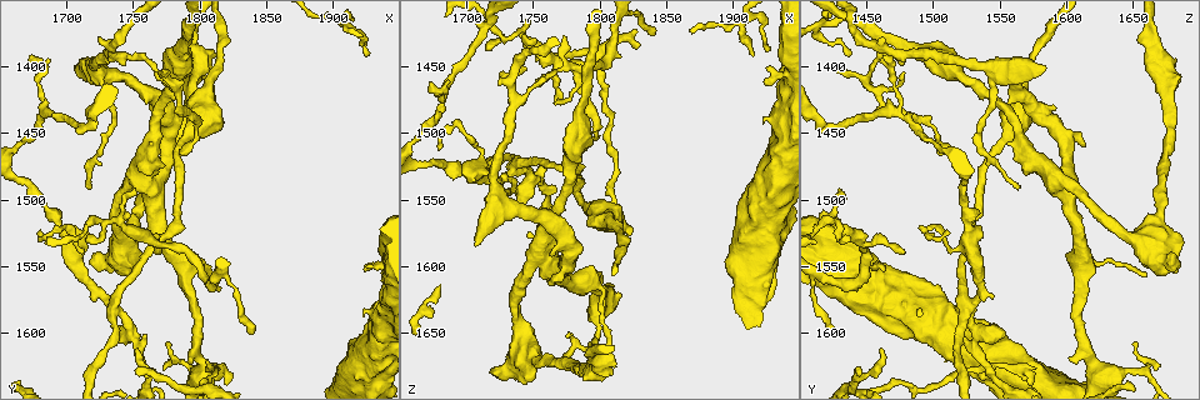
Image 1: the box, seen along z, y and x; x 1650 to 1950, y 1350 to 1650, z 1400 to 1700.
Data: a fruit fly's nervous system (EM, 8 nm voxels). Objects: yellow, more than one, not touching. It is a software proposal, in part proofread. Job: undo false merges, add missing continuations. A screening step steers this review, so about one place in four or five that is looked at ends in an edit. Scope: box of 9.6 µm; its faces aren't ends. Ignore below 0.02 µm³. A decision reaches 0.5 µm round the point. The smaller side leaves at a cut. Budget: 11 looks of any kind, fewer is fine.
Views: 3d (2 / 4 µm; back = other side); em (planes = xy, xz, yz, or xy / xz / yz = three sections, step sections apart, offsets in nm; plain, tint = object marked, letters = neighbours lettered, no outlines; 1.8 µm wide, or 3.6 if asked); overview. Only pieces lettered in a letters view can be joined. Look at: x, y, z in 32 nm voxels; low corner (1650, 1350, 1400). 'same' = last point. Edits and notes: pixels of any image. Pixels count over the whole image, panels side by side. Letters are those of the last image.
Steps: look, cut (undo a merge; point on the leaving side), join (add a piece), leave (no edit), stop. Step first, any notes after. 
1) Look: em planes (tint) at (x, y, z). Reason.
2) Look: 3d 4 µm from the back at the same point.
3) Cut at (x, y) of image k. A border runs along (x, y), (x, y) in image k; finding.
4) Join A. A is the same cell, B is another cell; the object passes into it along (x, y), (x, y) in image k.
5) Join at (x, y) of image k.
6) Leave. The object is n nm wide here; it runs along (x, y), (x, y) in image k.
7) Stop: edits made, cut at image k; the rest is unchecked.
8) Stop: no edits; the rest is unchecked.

Look: 3d 4 µm at (1764, 1488, 1598). Looks like a crossing.

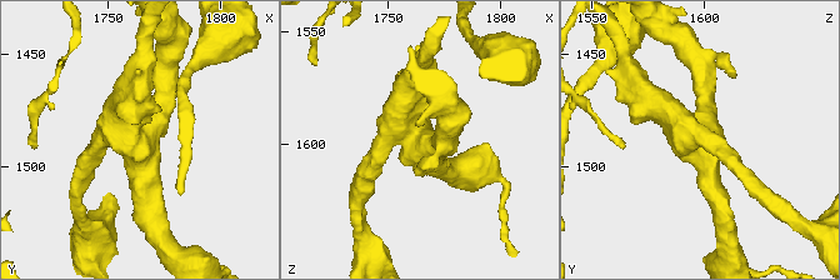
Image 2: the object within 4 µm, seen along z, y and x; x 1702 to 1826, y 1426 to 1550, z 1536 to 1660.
Look: em xz step 4 (tint) at (1763, 1487, 1597). 4 arms meet here.

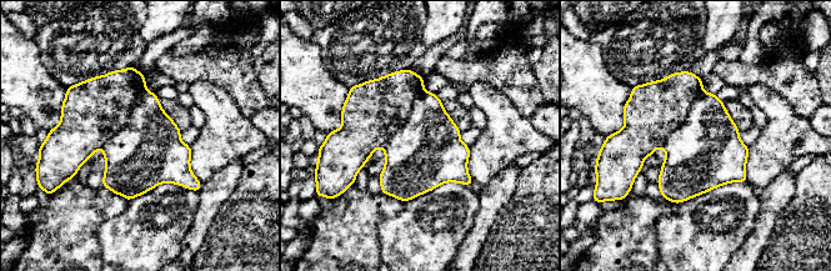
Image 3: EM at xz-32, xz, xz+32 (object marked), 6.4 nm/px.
Look: em yz step 8 (letters) at the same point.

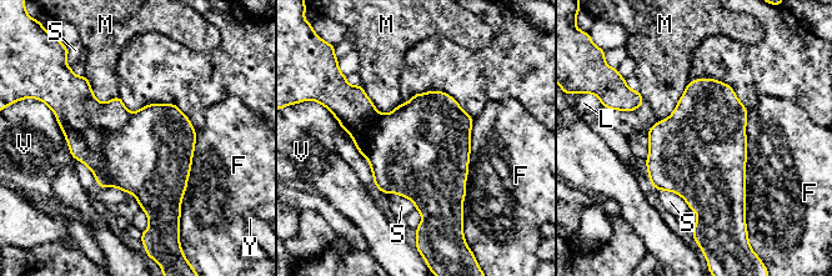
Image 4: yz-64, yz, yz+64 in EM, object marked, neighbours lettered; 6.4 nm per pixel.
Cut at (86, 123) of image 4. The object is 550 nm wide here; F, L, M, S, V and Y are other cells; a border runs along (133, 113), (104, 144), (98, 181) in image 4; a second neuron is stuck on.

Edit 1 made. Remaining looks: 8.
Look: 3d 2 µm at (1730, 1408, 1556). Abrupt turn.

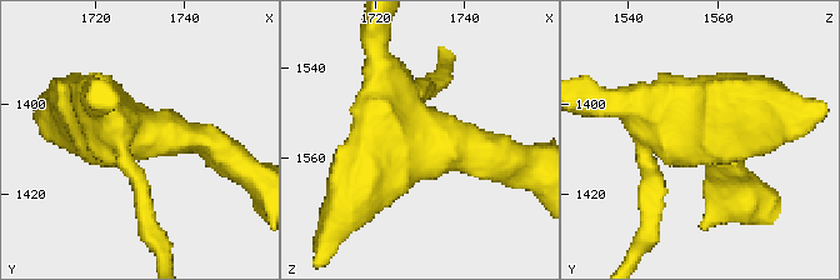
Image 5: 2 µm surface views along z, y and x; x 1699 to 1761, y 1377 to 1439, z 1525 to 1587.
Look: em planes (letters) at (1729, 1406, 1555). Now the EM.

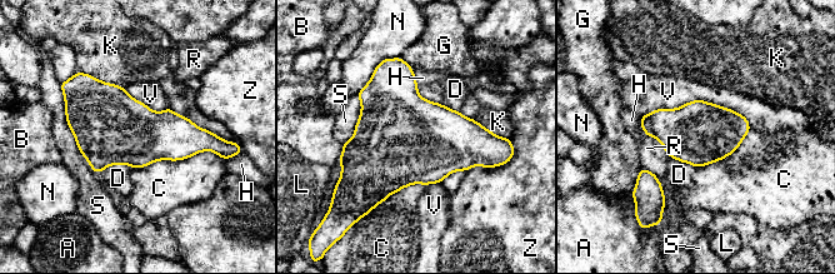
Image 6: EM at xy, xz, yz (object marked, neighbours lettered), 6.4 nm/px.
Leave. The object is 420 nm wide here; A, B, C, D, G, H, K, L, N, R, S, V and Z are other cells; a border runs along (641, 116), (706, 100), (750, 128) in image 6; all the same neuron.

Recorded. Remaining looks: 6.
Look: em planes (letters) at (1750, 1628, 1446). Tapers out.

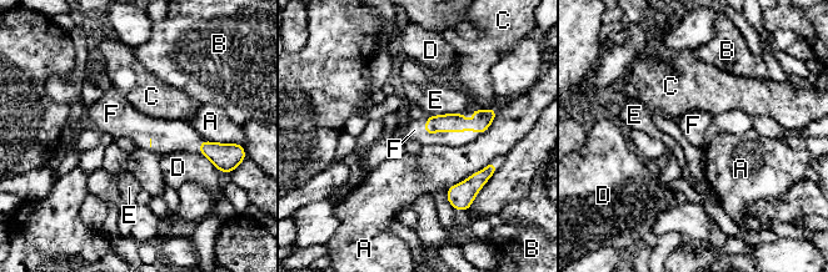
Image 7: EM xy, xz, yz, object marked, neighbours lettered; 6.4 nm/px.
Join at (414, 130) of image 7. F is the same cell, A, B, C, D and E are other cells; the object passes into it along (452, 122), (449, 131), (414, 130) in image 7; the neuron continues.

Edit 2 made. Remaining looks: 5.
Look: overview. Redraw.

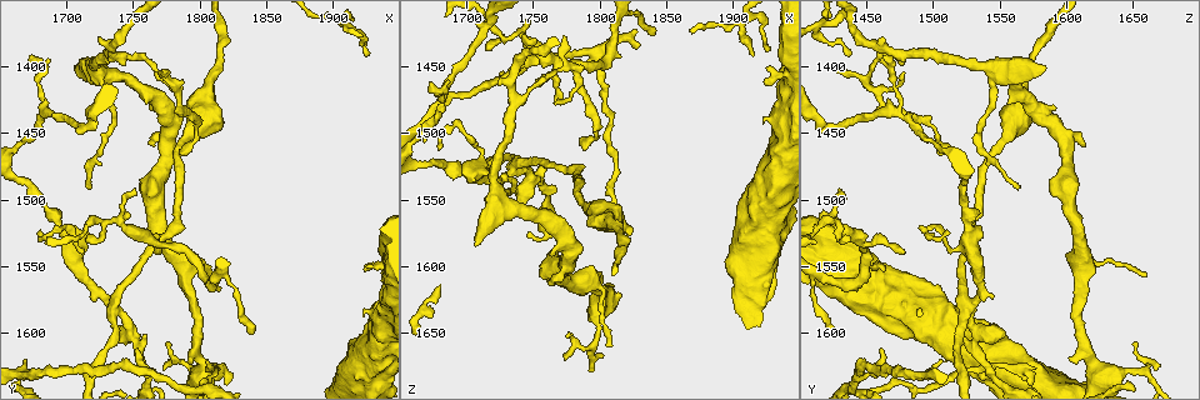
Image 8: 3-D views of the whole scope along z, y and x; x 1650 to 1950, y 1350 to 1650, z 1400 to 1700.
Look: 3d 2 µm at (1680, 1524, 1514).

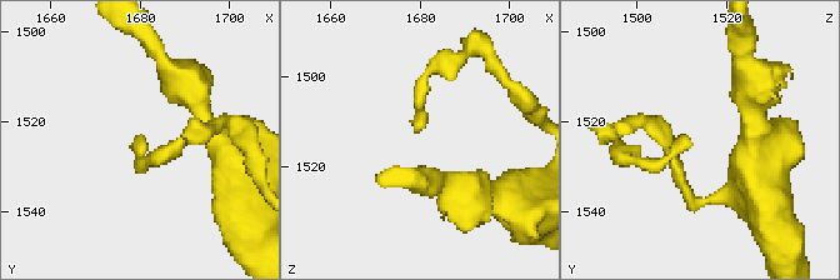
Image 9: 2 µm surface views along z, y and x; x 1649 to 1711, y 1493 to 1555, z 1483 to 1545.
Look: em planes (letters) at (1679, 1523, 1512). Need the tissue.

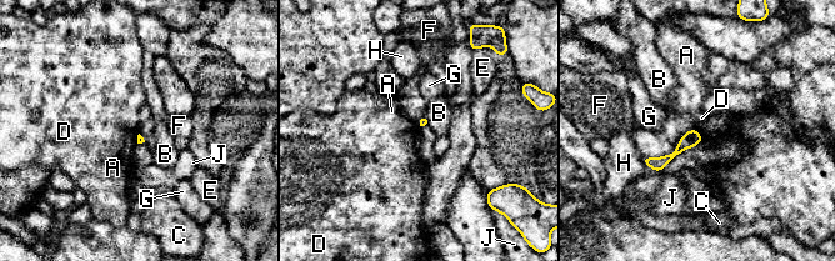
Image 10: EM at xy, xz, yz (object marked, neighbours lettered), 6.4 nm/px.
Leave. The longest contact is with H, 130 nm; A, B, C, D, E, F, G, H and J are other cells; a border runs along (416, 123), (419, 128) in image 10; no lettered piece goes on from it.

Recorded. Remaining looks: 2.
Stop: edits made, cut at image 4, join at image 7; the rest is unchecked.

